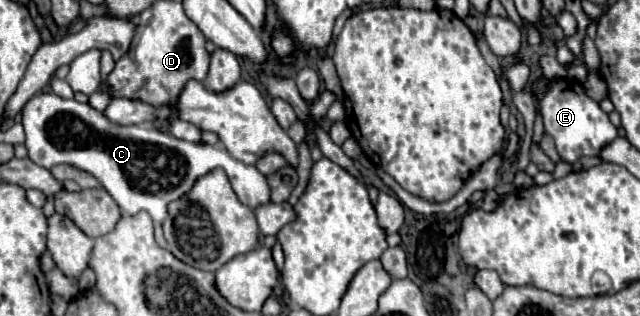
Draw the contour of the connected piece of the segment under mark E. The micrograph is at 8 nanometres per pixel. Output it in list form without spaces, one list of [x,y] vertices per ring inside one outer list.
[[[554,80],[548,84],[548,92],[542,98],[542,118],[544,130],[554,138],[560,158],[570,164],[582,156],[598,156],[600,150],[618,136],[608,114],[602,112],[598,102],[586,96],[582,84],[576,80]]]

